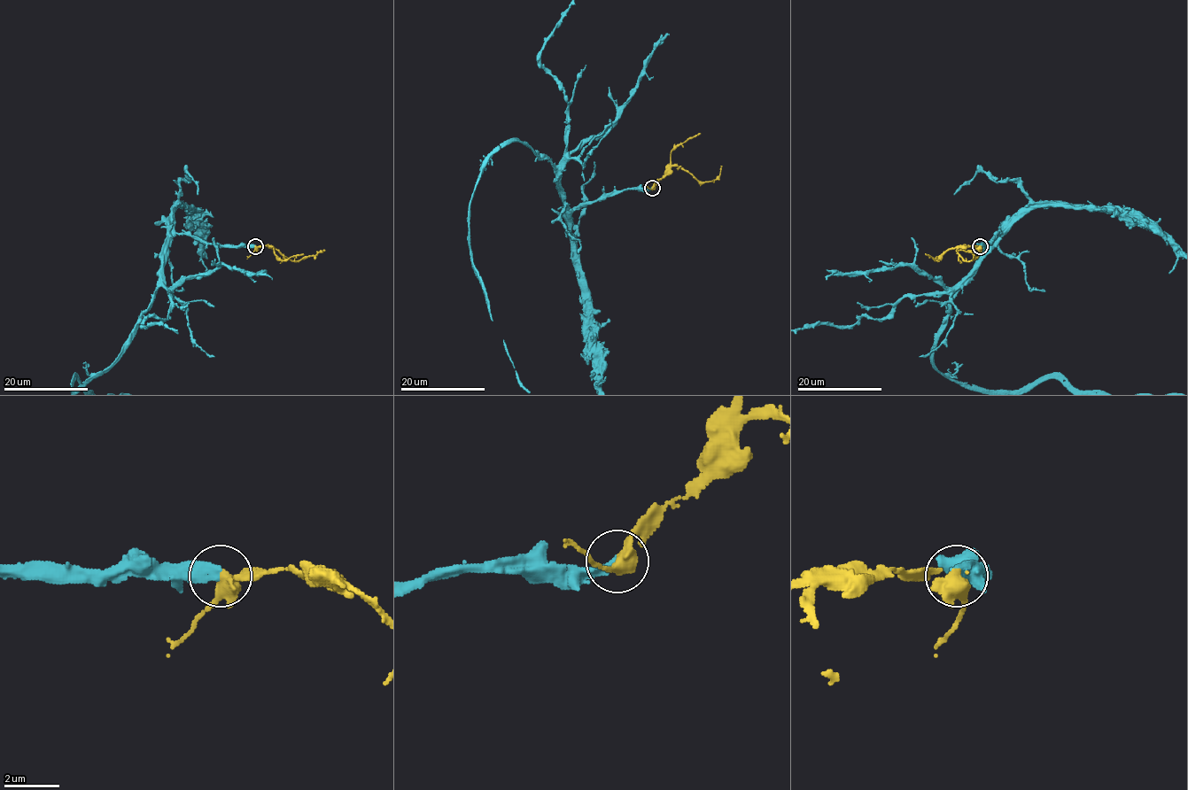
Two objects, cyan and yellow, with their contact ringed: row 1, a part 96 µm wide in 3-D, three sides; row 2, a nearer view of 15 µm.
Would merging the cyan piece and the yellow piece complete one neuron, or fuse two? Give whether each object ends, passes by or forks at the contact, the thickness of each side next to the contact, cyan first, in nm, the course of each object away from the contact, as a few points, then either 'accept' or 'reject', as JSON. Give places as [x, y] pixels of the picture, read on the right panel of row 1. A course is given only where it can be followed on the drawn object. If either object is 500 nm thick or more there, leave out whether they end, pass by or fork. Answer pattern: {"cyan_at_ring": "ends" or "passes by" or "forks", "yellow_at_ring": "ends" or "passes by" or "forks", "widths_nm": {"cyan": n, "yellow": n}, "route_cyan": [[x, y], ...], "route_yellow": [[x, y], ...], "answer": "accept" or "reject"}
{"cyan_at_ring": "ends", "yellow_at_ring": "passes by", "widths_nm": {"cyan": 320, "yellow": 440}, "route_cyan": [[979, 247], [1002, 234], [951, 302], [933, 366], [970, 389], [1025, 391], [1059, 378]], "route_yellow": [[979, 247], [961, 245], [958, 249], [965, 260], [971, 260], [973, 254], [965, 250], [958, 251]], "answer": "accept"}

